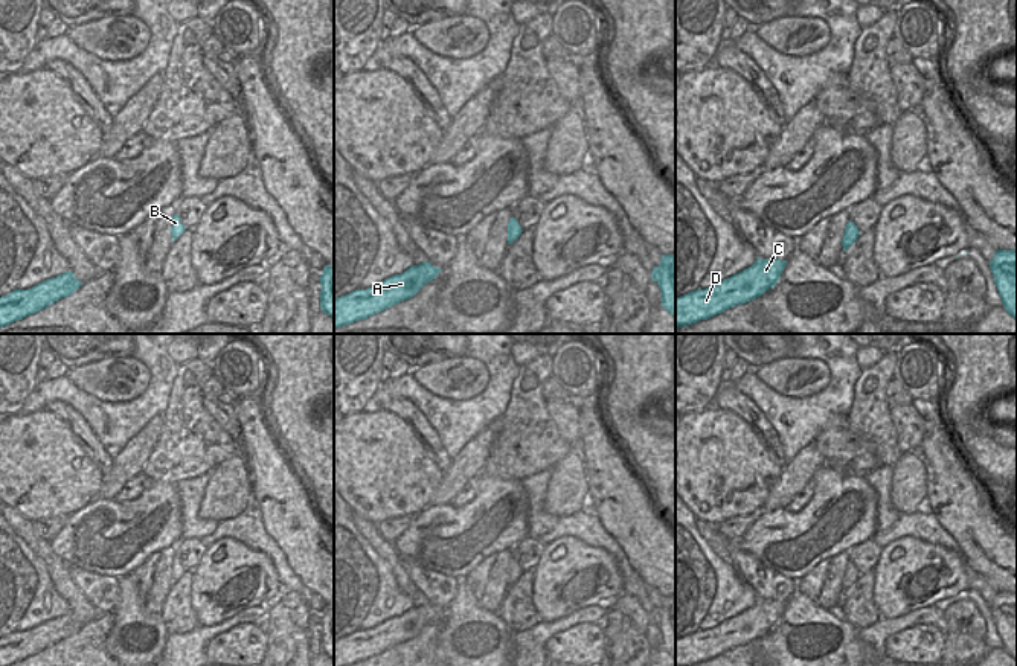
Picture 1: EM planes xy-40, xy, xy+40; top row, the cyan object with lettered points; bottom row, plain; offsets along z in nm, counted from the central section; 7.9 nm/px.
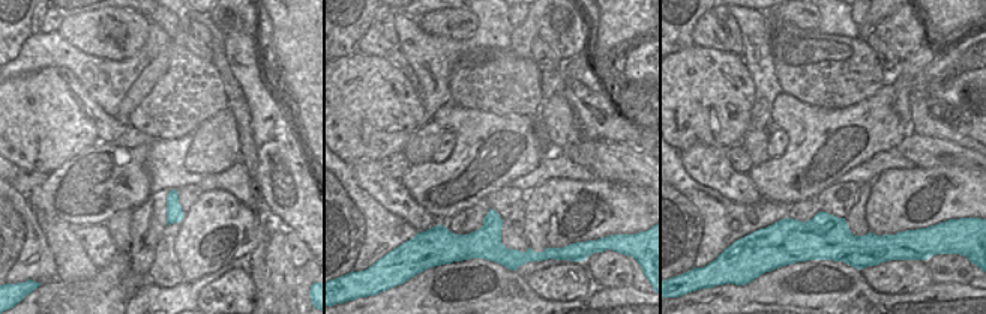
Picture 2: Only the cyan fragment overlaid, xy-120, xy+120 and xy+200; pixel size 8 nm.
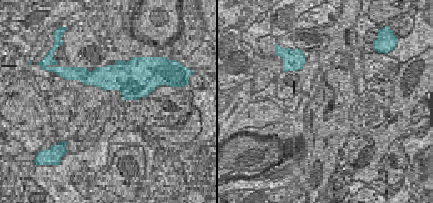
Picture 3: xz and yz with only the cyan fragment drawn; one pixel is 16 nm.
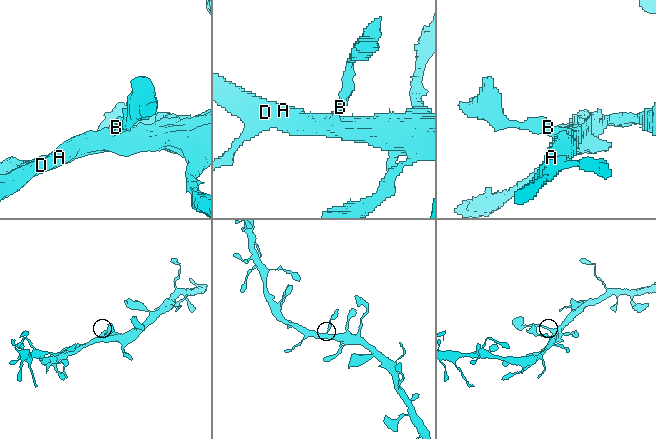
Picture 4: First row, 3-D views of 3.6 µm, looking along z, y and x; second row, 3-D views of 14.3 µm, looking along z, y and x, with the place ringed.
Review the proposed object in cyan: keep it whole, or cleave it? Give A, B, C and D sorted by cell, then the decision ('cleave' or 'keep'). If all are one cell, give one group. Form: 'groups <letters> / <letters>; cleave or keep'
groups A B C D; keep

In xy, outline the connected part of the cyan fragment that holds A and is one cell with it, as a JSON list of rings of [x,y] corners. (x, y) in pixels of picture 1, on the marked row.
[[[422,262],[367,290],[358,288],[334,299],[334,329],[364,320],[413,297],[425,283],[436,279],[441,271],[430,262]]]

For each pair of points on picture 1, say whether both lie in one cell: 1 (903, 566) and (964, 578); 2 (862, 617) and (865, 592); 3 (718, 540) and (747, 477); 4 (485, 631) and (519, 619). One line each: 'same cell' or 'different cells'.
1: same cell
2: same cell
3: different cells
4: different cells

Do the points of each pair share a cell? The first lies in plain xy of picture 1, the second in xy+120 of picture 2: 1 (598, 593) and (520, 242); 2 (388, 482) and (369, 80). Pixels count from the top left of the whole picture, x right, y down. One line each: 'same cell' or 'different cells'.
1: different cells
2: same cell

